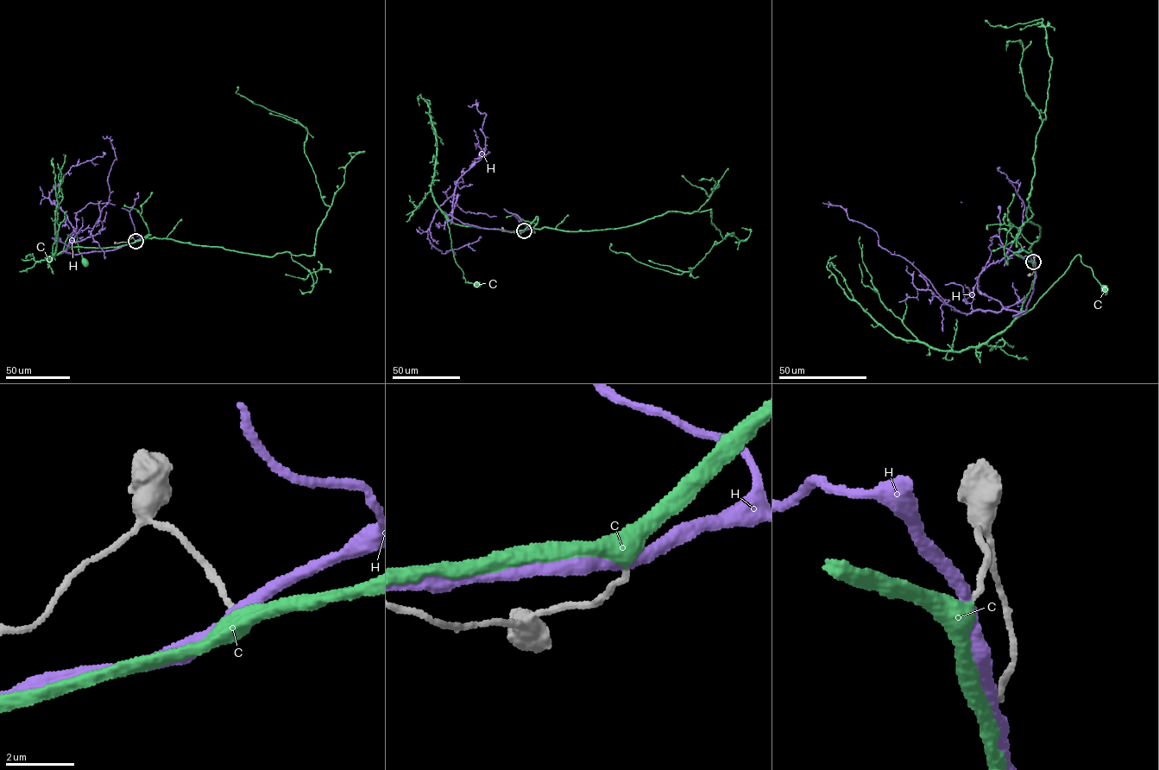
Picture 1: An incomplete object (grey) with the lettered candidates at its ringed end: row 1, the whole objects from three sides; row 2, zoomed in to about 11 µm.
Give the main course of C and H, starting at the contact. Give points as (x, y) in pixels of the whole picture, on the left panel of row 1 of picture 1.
C: (135, 241), (117, 247), (69, 247), (60, 253), (67, 237), (77, 227), (78, 250), (85, 261)
H: (135, 241), (61, 252), (91, 236), (108, 202), (116, 157), (103, 136)

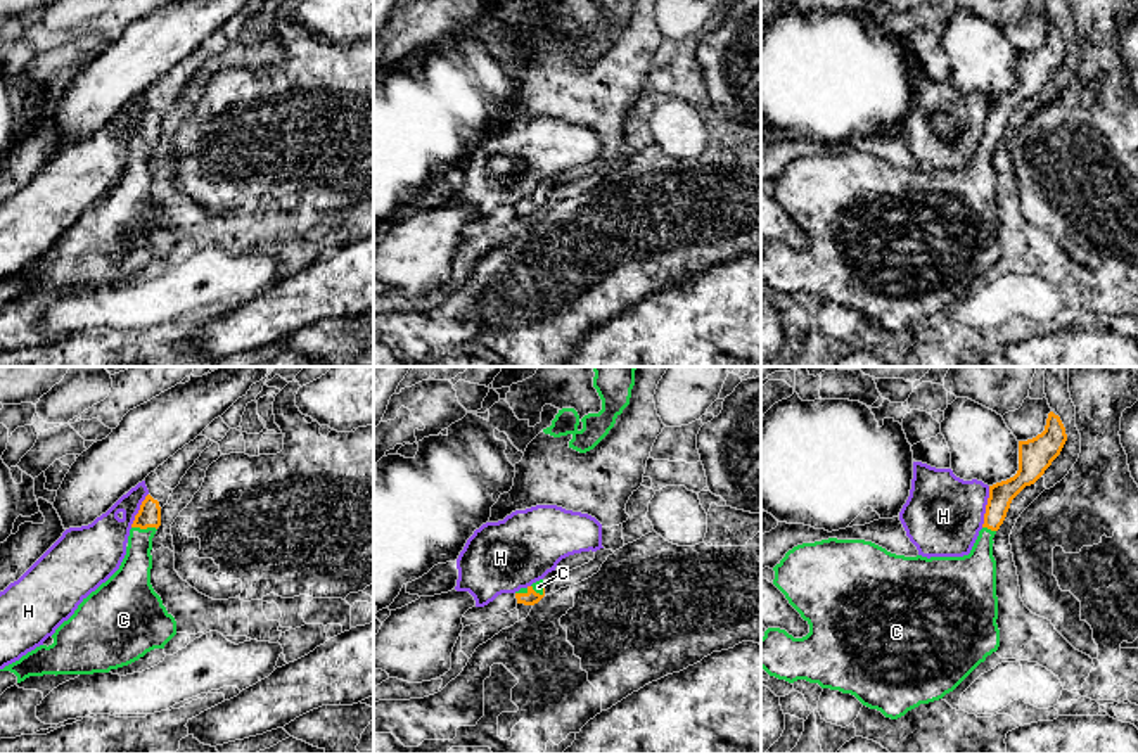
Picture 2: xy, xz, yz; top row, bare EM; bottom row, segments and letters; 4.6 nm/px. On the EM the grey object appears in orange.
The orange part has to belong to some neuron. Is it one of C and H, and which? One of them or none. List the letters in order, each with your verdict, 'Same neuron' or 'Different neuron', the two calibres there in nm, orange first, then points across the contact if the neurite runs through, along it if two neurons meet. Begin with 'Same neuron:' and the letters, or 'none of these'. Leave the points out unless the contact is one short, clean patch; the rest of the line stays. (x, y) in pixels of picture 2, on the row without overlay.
Same neuron: C
C: Same neuron. Thickness 110 nm (orange) against 170 nm. Path across: xy (149, 128), (144, 140), (132, 192)
H: Different neuron. Thickness 110 nm (orange) against 360 nm. Boundary: yz (990, 99), (984, 135), (981, 139)

